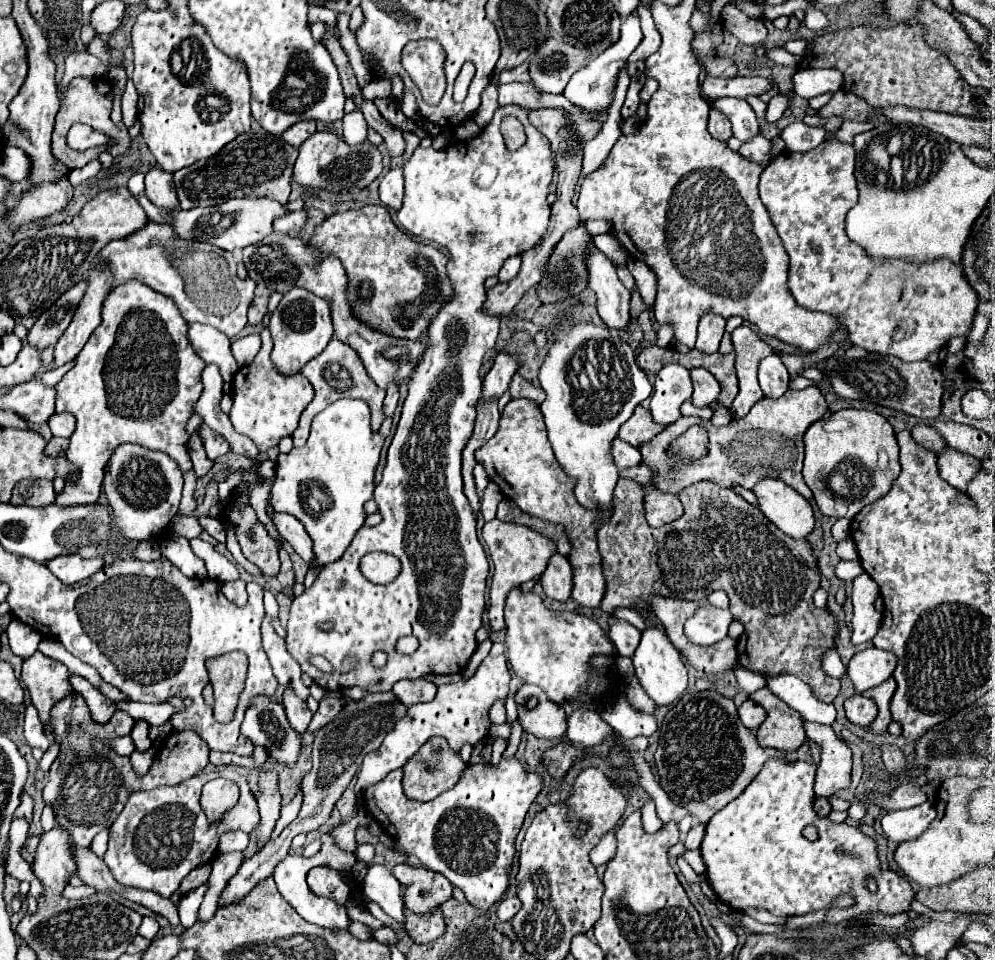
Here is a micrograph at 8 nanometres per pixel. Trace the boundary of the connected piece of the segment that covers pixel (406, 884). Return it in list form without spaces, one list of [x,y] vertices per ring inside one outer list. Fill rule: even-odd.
[[[398,864],[392,872],[404,888],[404,906],[418,916],[432,914],[452,896],[452,884],[442,874],[408,864]]]

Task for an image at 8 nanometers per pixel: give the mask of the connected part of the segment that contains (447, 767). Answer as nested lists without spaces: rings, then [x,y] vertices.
[[[446,746],[446,752],[432,754],[434,760],[428,760],[428,764],[434,768],[434,772],[406,772],[404,776],[404,792],[412,800],[428,802],[434,796],[442,794],[442,790],[452,788],[458,782],[458,776],[462,774],[462,768],[466,766],[460,756],[454,756],[450,748]]]

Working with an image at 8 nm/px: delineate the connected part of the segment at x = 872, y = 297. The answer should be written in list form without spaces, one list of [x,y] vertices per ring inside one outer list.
[[[826,138],[820,146],[808,152],[782,152],[760,176],[760,200],[790,256],[790,292],[802,308],[836,316],[850,332],[850,342],[854,346],[866,348],[868,352],[890,354],[904,362],[926,360],[930,352],[946,348],[950,338],[970,332],[978,296],[966,282],[962,268],[946,258],[920,264],[908,264],[906,260],[884,260],[876,264],[846,236],[846,212],[858,201],[854,156],[856,152],[852,144]]]

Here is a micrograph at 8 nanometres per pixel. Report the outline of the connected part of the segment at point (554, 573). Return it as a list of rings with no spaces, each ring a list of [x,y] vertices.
[[[554,554],[554,560],[550,560],[546,572],[542,574],[542,588],[544,588],[544,594],[552,600],[558,600],[558,602],[570,600],[570,594],[574,588],[572,566],[564,556]]]

